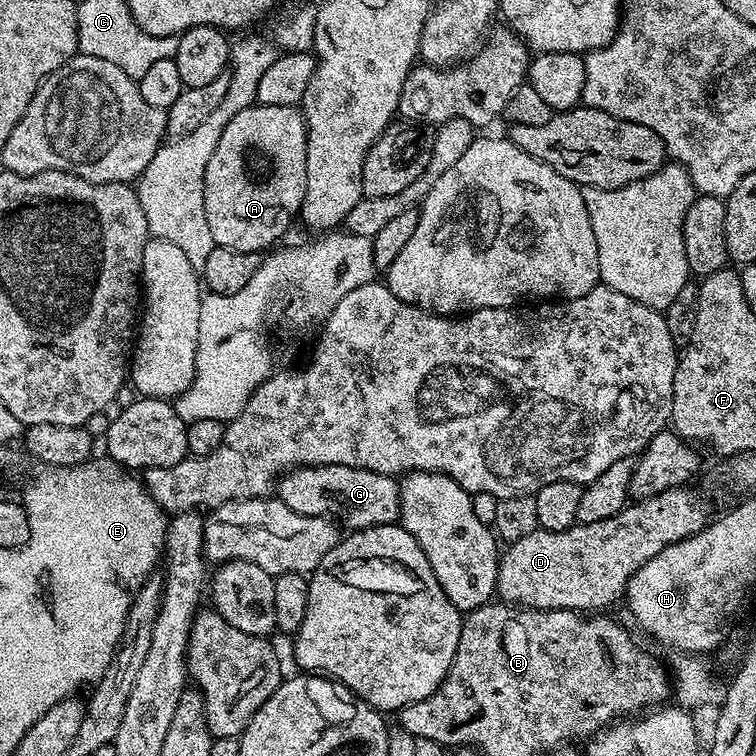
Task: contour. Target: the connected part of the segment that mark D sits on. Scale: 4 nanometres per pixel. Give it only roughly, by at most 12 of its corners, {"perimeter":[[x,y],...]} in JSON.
{"perimeter":[[688,486],[614,518],[539,527],[500,556],[499,599],[608,610],[654,554],[702,531]]}

